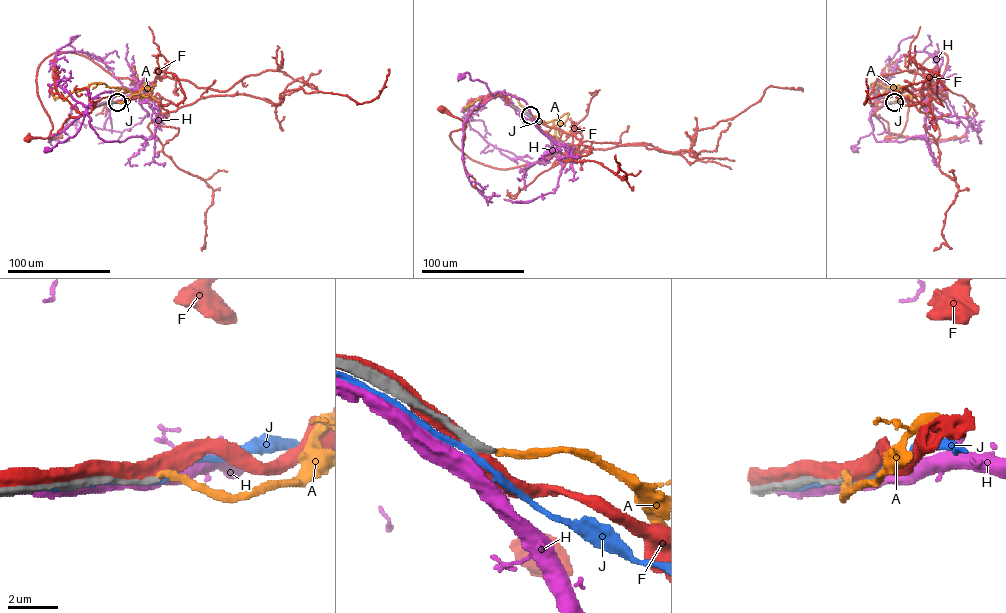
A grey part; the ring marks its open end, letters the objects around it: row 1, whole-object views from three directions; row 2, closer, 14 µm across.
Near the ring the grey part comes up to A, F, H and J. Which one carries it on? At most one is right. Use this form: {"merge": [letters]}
{"merge": ["A"]}

